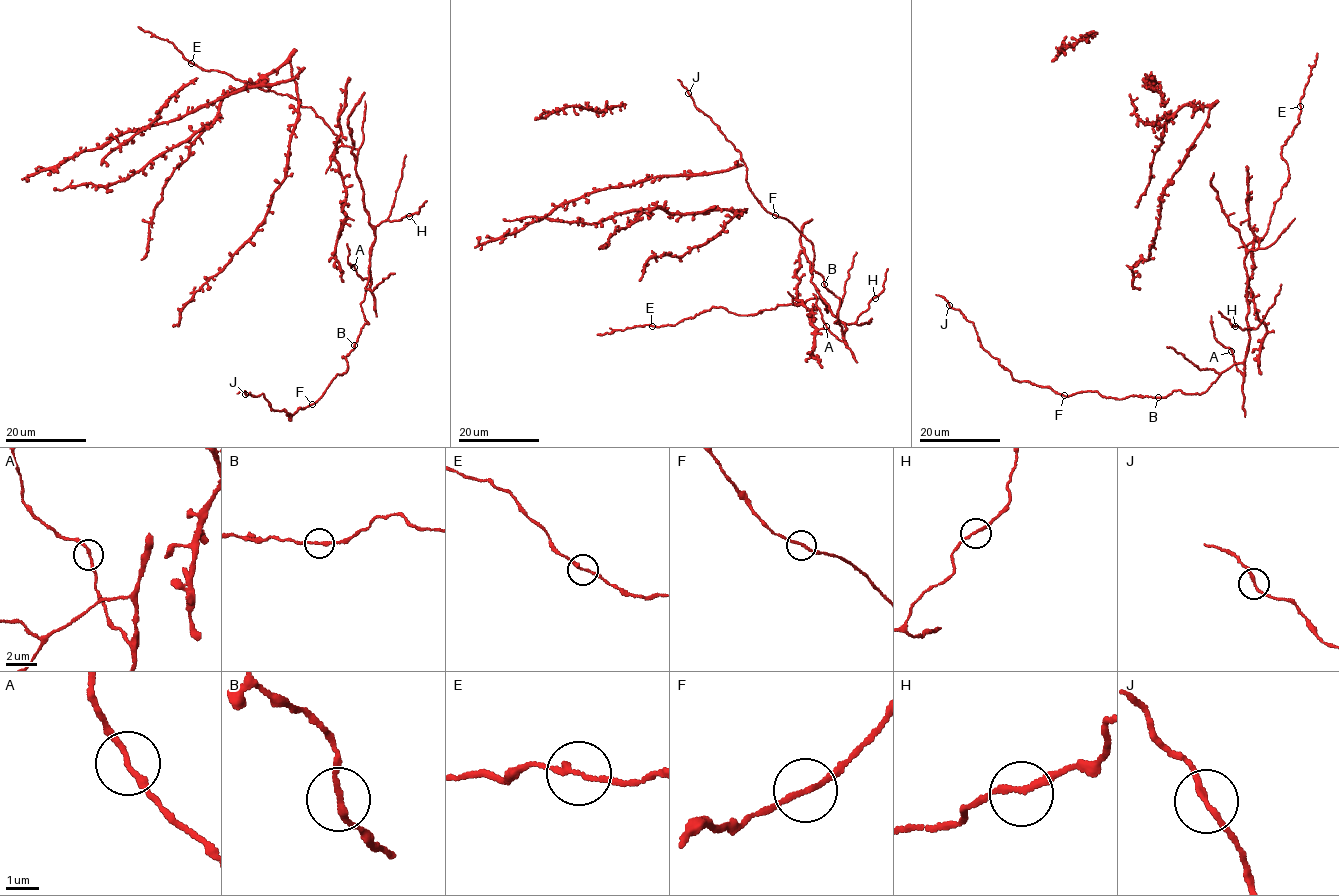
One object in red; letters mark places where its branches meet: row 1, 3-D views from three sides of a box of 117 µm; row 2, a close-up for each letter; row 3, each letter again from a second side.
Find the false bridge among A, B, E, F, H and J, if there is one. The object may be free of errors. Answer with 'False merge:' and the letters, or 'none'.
False merge: none

